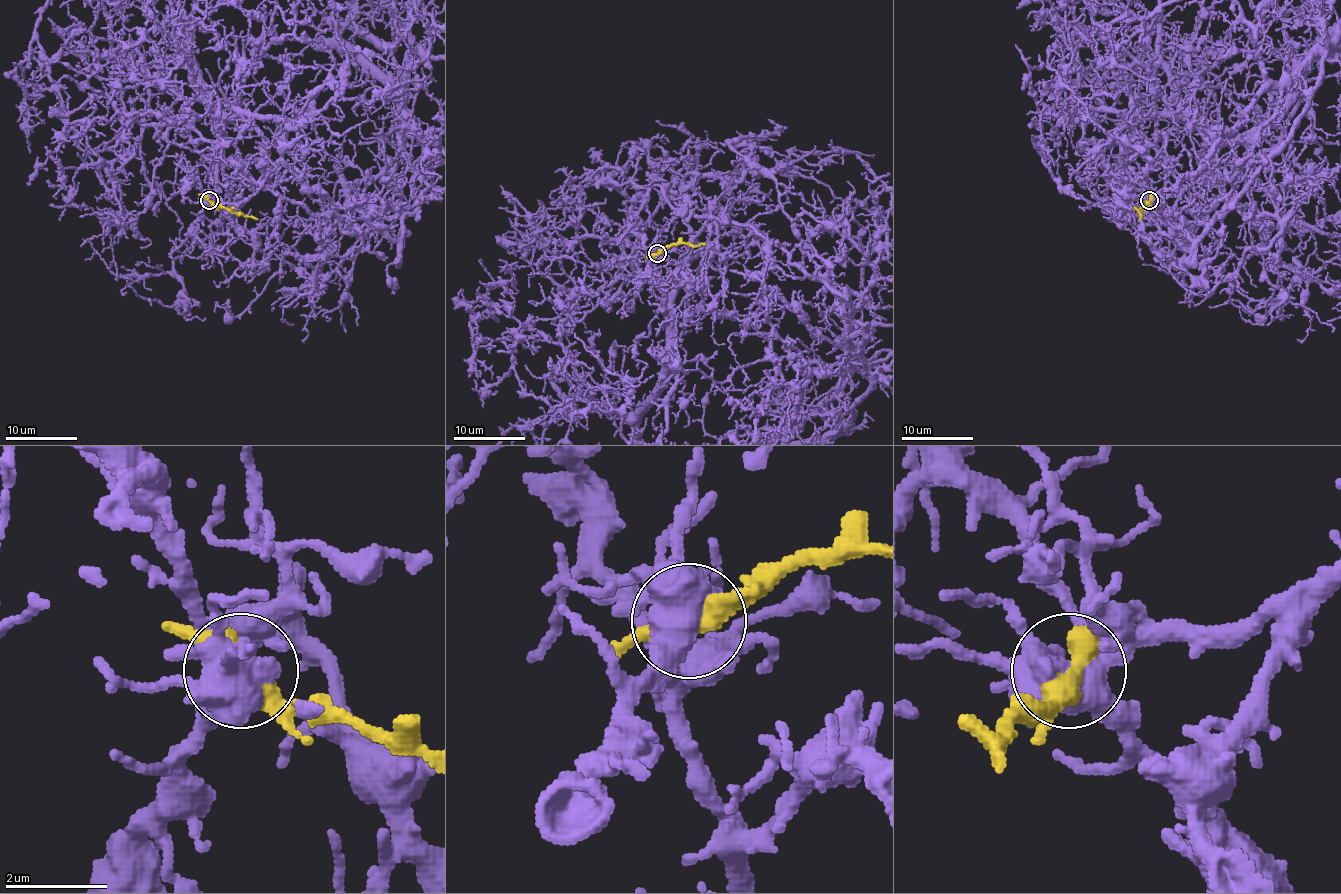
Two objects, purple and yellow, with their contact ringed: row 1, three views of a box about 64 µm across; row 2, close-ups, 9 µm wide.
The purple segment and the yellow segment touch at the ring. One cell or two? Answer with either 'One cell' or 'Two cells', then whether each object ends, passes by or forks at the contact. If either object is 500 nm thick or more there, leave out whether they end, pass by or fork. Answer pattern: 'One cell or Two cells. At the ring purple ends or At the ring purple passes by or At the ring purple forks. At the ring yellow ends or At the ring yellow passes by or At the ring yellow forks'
Two cells

